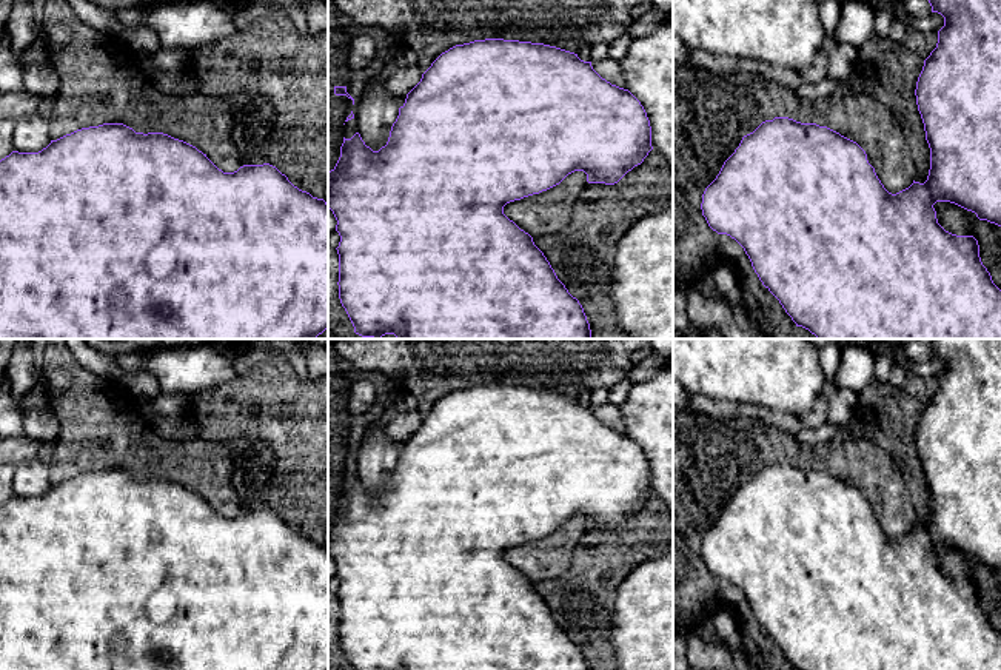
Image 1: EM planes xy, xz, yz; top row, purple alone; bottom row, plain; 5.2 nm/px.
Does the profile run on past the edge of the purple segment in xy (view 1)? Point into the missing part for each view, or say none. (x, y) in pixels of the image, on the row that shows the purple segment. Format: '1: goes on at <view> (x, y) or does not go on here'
1: does not go on here

